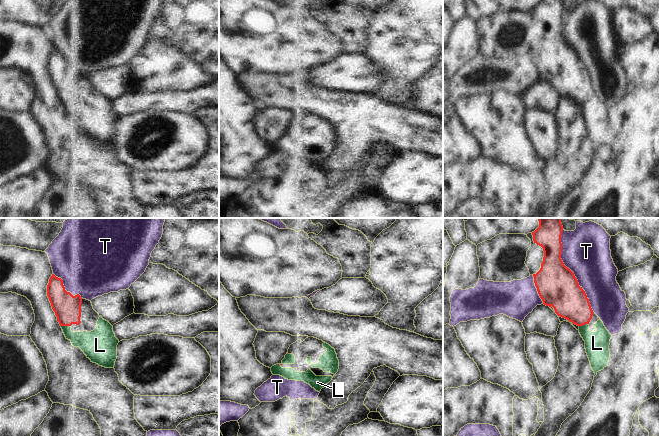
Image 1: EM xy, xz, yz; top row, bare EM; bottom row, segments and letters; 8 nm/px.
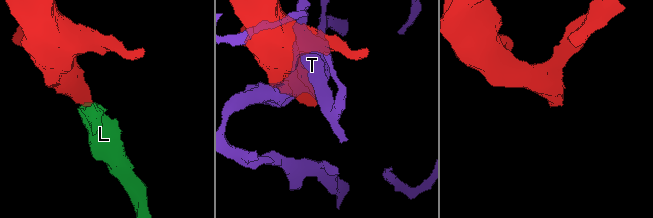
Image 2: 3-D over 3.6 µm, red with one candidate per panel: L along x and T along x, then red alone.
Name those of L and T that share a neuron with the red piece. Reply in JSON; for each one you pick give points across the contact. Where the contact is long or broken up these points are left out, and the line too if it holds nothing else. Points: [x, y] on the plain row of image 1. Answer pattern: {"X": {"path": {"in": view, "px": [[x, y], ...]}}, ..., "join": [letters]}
{"L": {"path": {"in": "xy", "px": [[67, 84], [65, 101], [74, 113], [90, 119]]}}, "join": ["L"]}

